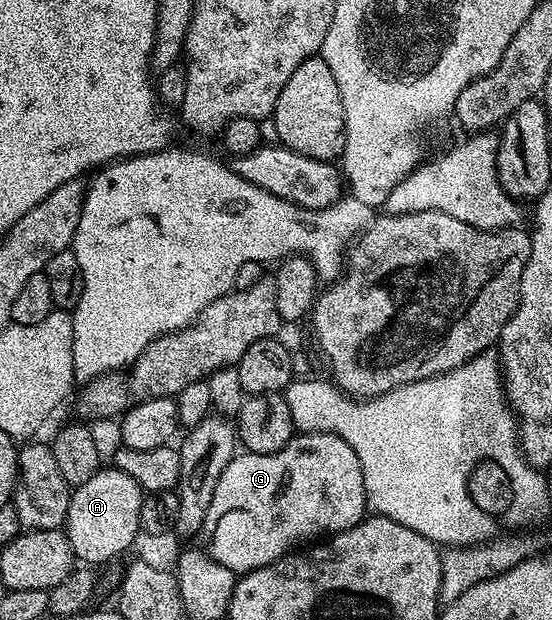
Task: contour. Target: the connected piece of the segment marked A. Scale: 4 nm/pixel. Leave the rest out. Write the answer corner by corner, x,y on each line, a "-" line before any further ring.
100,467
85,483
74,486
69,499
65,532
76,558
91,567
119,557
140,536
139,520
145,490
125,471
114,467

